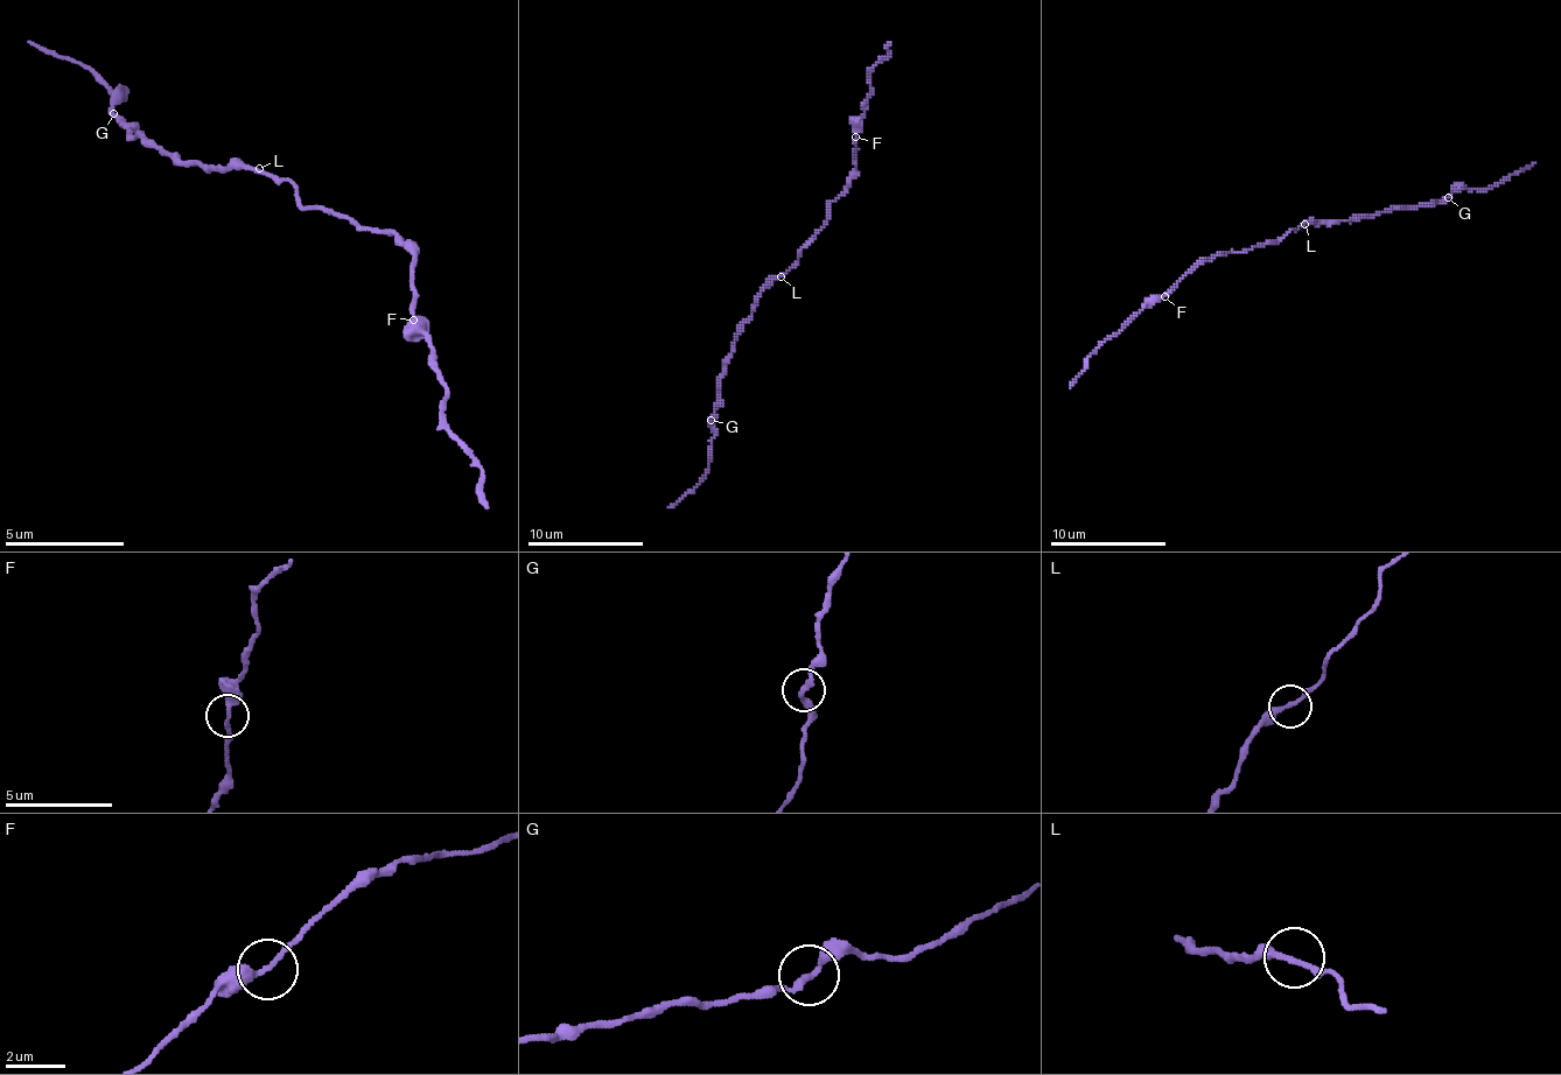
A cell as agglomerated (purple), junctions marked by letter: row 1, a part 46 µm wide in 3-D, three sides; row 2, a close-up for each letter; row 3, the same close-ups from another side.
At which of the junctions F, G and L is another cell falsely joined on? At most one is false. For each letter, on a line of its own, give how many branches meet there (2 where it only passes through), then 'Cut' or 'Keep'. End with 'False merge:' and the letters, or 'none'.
F: Branches: 2. Keep
G: Branches: 2. Keep
L: Branches: 2. Keep
False merge: none

